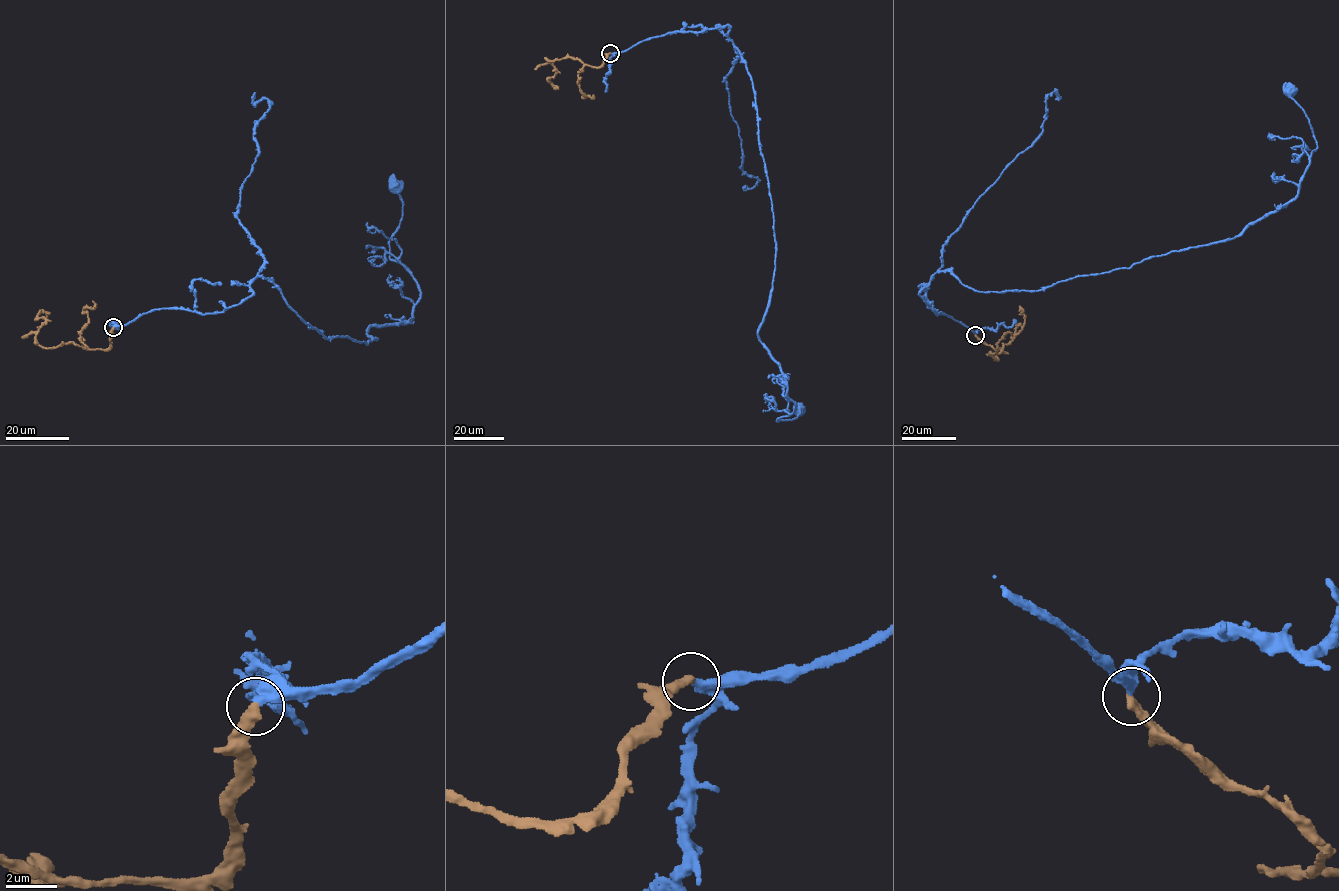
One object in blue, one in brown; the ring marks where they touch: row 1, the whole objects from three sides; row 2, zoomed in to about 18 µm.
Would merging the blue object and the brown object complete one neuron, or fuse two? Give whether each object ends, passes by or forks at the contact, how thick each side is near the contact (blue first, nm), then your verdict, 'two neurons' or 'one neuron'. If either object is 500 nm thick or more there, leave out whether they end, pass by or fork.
blue ends | brown ends | 440/400 nm | one neuron

